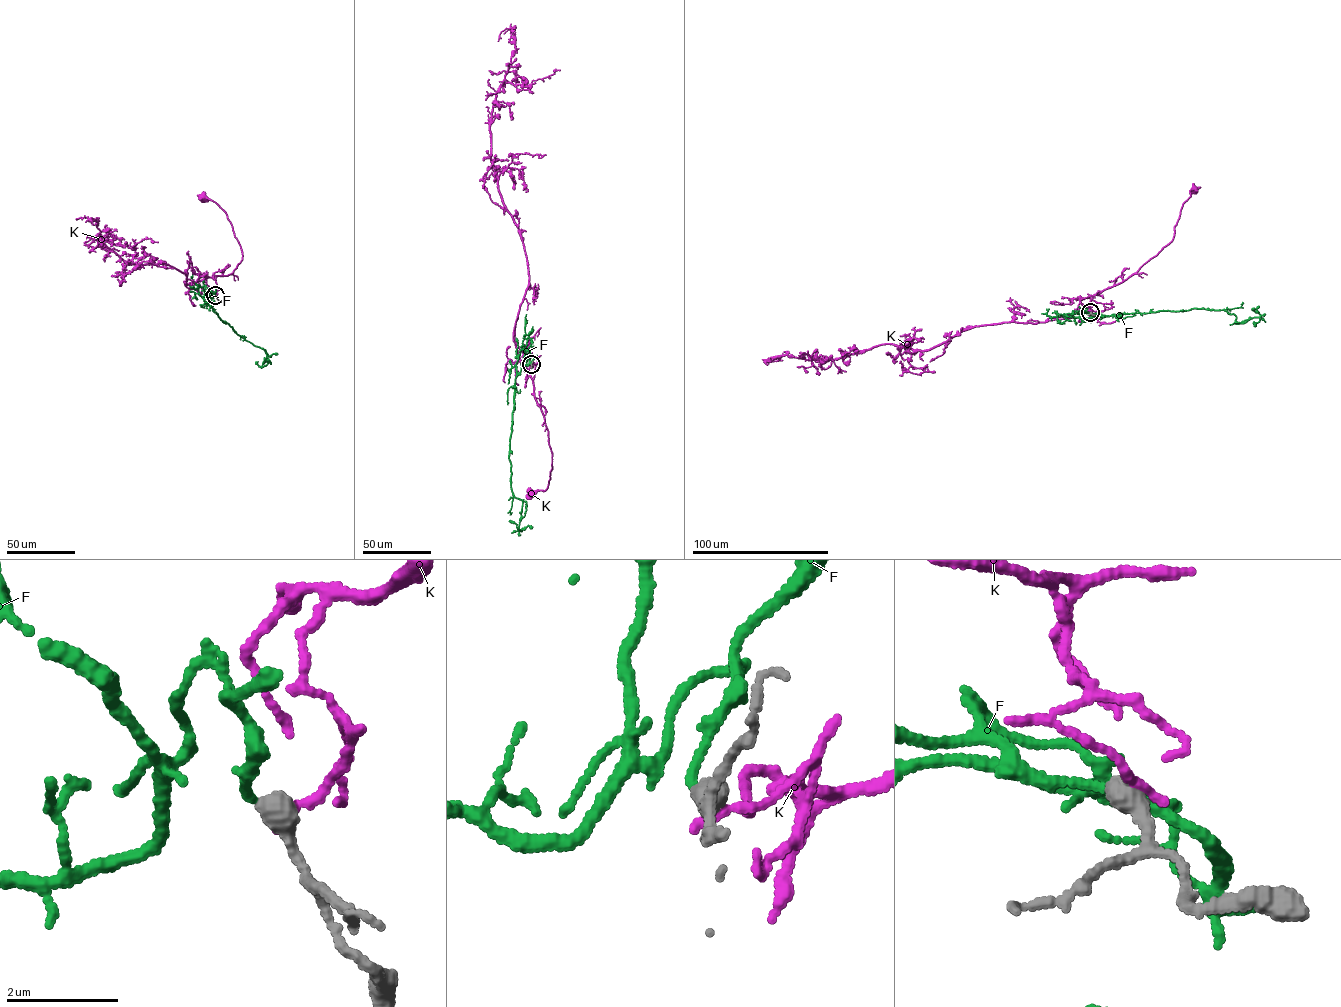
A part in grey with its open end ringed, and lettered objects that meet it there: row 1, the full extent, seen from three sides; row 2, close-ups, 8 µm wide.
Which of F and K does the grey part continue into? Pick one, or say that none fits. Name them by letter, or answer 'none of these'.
F

